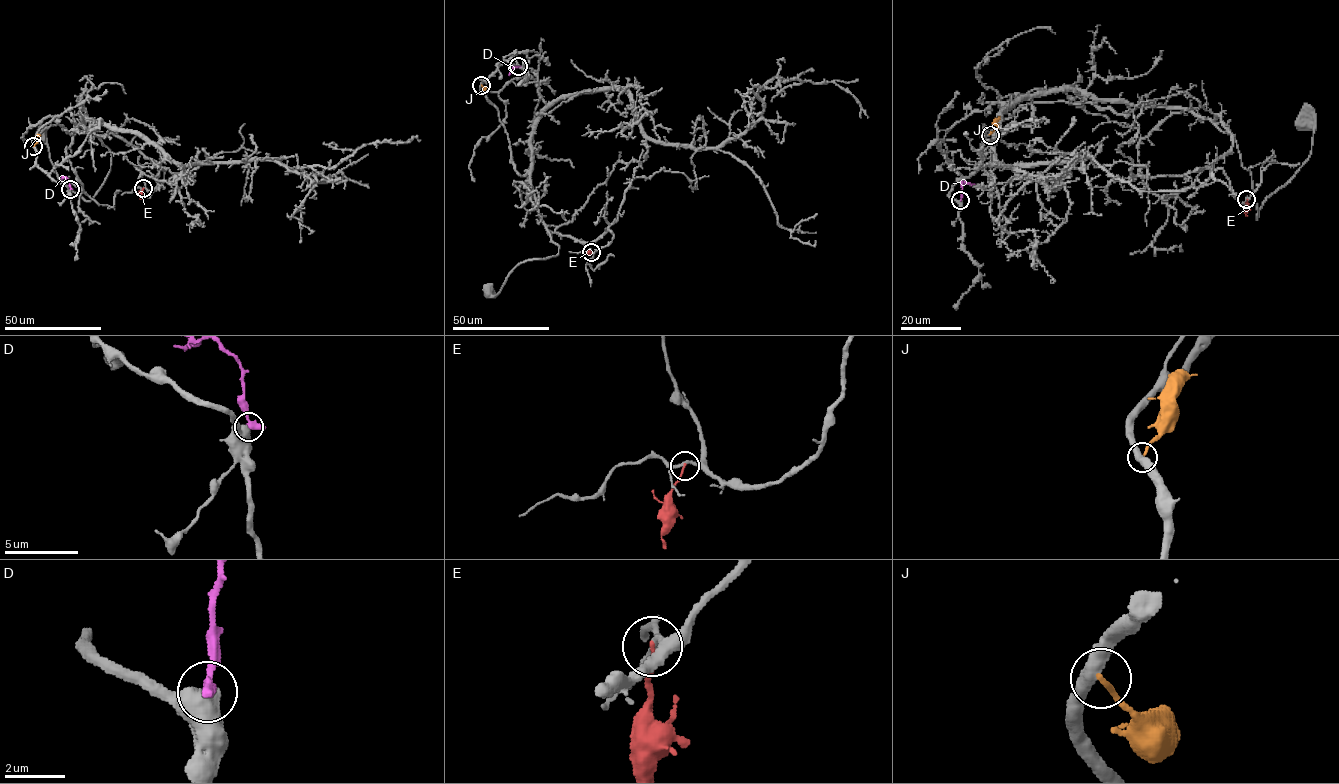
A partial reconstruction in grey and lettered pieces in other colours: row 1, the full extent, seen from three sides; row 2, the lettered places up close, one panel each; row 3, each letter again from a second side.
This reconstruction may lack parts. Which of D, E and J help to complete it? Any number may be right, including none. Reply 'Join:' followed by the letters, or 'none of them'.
Join: none of them

